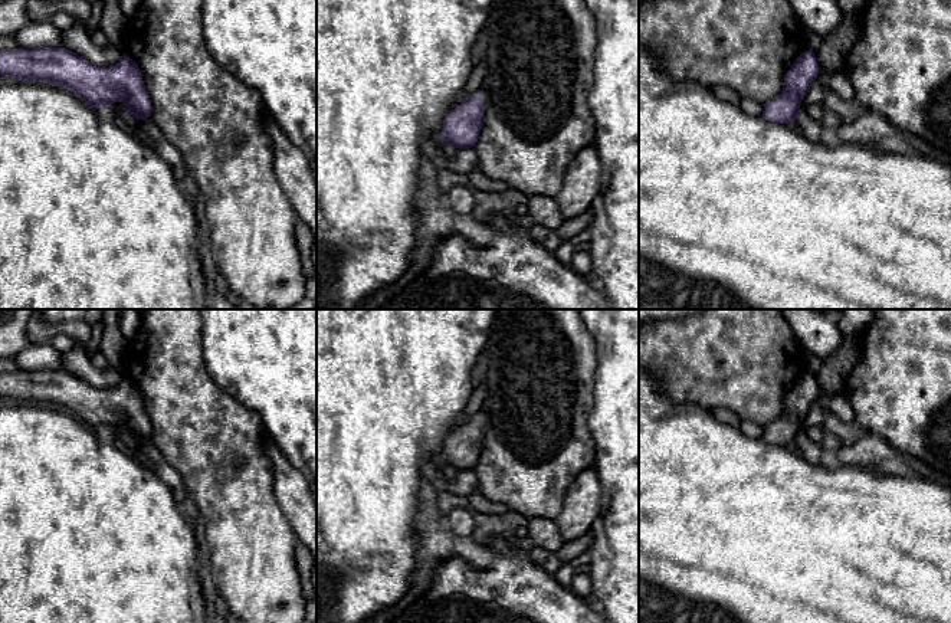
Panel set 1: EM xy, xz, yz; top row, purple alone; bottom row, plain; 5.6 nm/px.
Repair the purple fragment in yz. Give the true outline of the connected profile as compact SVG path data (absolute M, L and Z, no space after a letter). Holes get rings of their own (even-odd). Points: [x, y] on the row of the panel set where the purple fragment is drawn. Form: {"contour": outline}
{"contour": "M814 52L801 53L787 71L781 94L764 104L763 117L777 124L796 121L801 112L800 104L817 75L819 63Z"}

